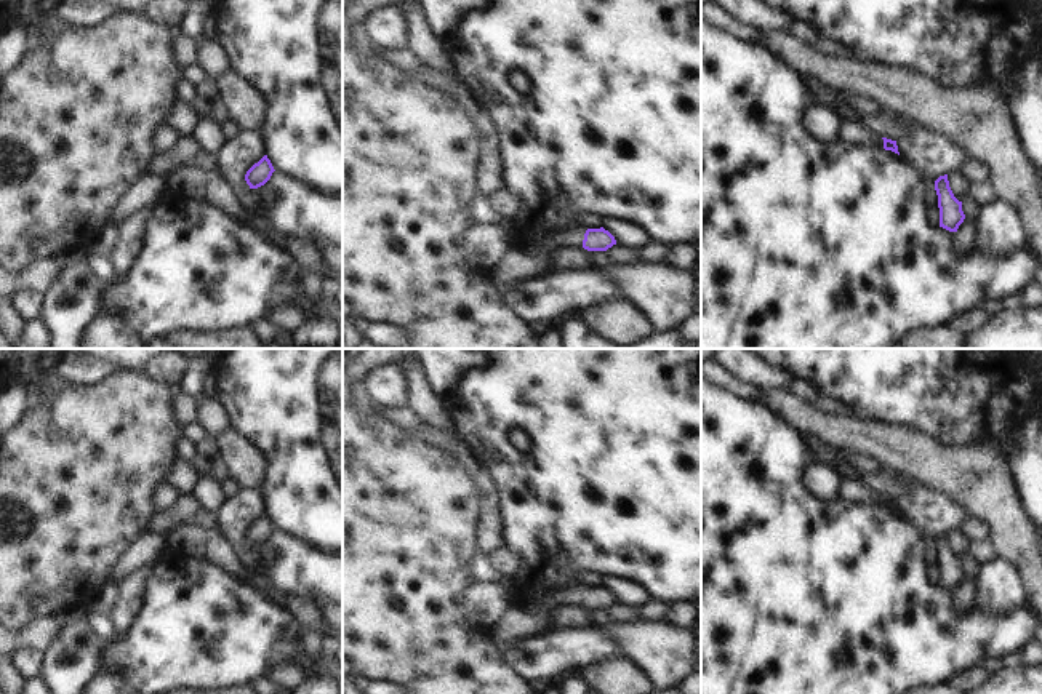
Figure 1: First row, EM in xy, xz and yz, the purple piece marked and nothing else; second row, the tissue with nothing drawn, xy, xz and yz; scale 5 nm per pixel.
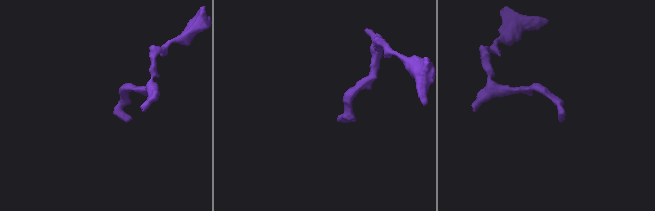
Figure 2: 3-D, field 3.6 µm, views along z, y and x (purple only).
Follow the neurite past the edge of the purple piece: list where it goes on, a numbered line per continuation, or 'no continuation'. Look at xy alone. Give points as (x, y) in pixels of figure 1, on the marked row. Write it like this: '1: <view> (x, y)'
no continuation

